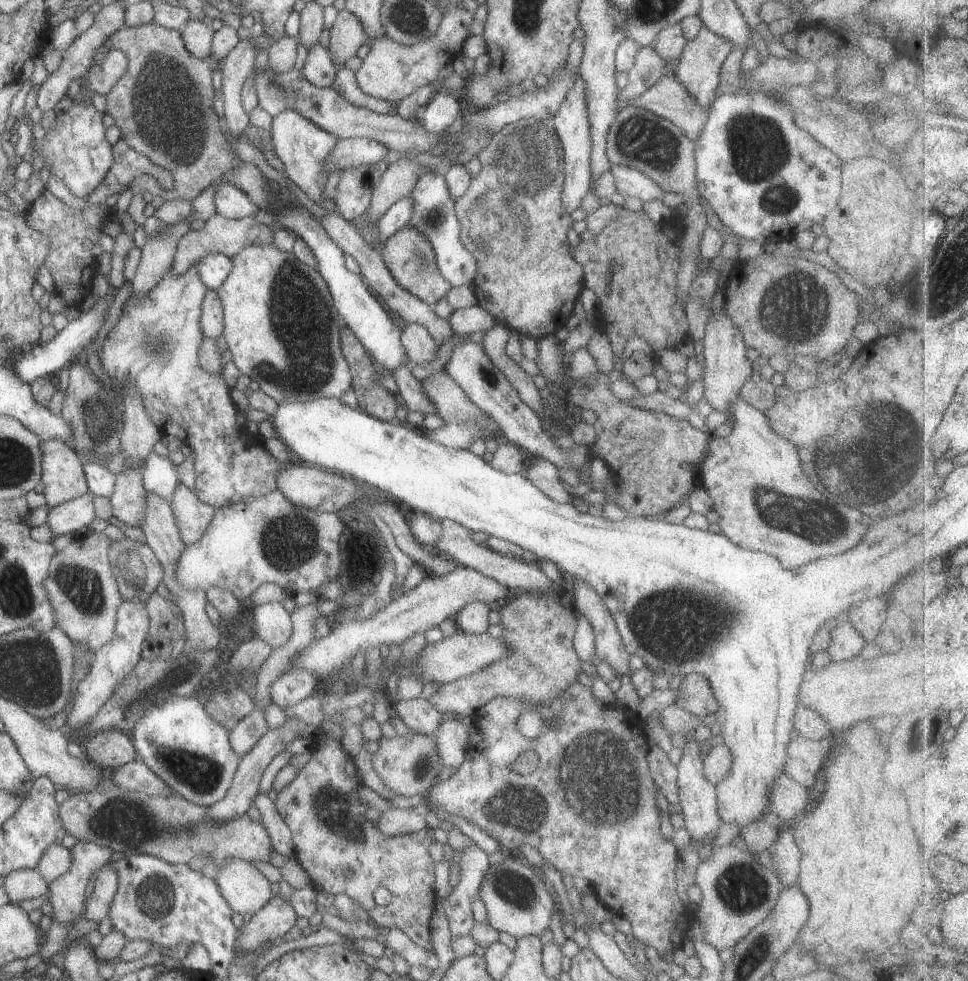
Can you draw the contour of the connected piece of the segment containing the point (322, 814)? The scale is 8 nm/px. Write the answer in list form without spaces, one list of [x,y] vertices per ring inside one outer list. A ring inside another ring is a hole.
[[[316,737],[312,739],[309,759],[297,775],[287,779],[277,787],[277,798],[274,808],[281,816],[283,824],[289,828],[294,846],[293,858],[307,874],[310,883],[316,890],[322,889],[328,894],[343,894],[352,902],[357,902],[363,908],[370,922],[377,927],[386,927],[403,932],[413,944],[432,950],[429,940],[429,920],[434,911],[434,862],[427,854],[427,848],[433,841],[430,827],[421,832],[403,835],[385,836],[374,824],[365,820],[363,815],[368,807],[359,802],[357,788],[360,782],[352,757],[341,750],[340,743],[331,738]],[[343,870],[349,870],[349,878],[343,876]],[[377,887],[384,887],[391,893],[393,899],[387,906],[374,904],[372,892]]]

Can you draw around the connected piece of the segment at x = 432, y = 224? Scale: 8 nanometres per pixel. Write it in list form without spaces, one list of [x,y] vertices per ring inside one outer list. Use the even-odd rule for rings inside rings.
[[[427,172],[415,182],[412,189],[411,216],[409,216],[409,226],[417,228],[425,238],[429,240],[435,258],[435,265],[439,275],[451,287],[460,285],[471,285],[476,274],[476,260],[461,245],[459,238],[459,222],[454,214],[454,200],[449,198],[447,186],[443,176]]]

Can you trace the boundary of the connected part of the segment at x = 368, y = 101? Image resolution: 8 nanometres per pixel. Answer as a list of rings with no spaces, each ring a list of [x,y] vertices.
[[[342,66],[335,72],[330,88],[337,92],[345,102],[378,114],[388,114],[394,107],[394,104],[389,101],[363,94],[357,87],[354,73]]]

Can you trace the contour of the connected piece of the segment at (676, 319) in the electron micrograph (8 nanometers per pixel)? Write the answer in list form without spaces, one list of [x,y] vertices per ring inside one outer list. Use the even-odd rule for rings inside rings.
[[[619,208],[617,216],[611,220],[603,230],[592,234],[584,231],[579,234],[579,244],[569,250],[573,260],[582,269],[582,287],[587,288],[599,300],[601,324],[605,332],[612,356],[620,357],[621,350],[628,340],[634,336],[643,338],[652,352],[678,347],[688,341],[688,323],[684,308],[679,308],[675,302],[674,287],[677,268],[679,265],[680,248],[677,248],[681,228],[671,224],[671,238],[669,232],[661,232],[661,224],[652,224],[643,211],[630,212]]]

